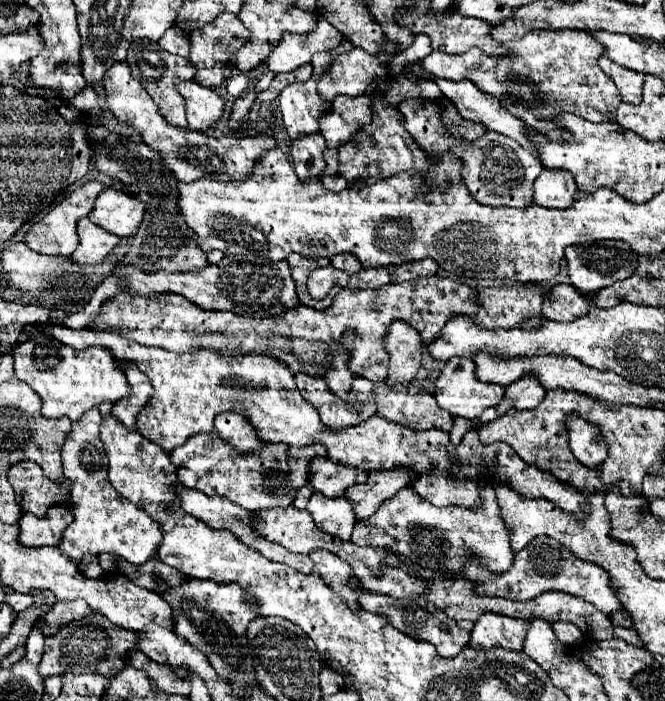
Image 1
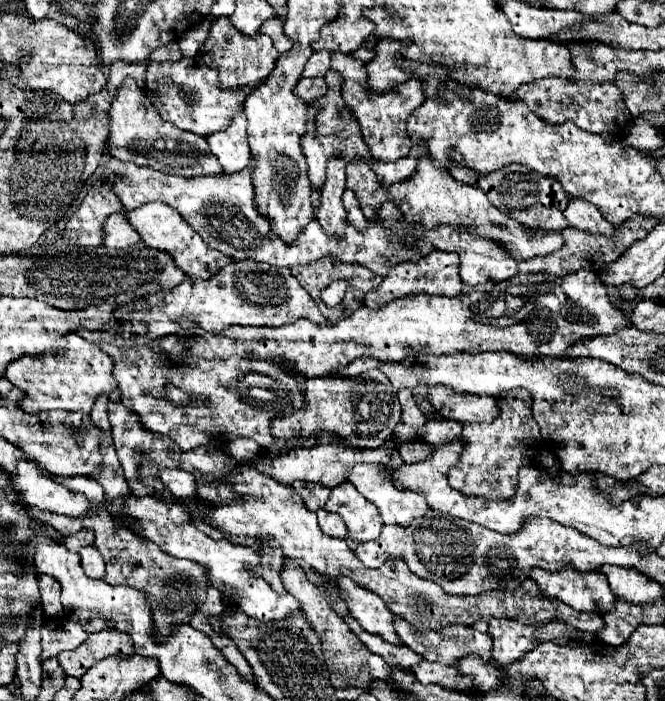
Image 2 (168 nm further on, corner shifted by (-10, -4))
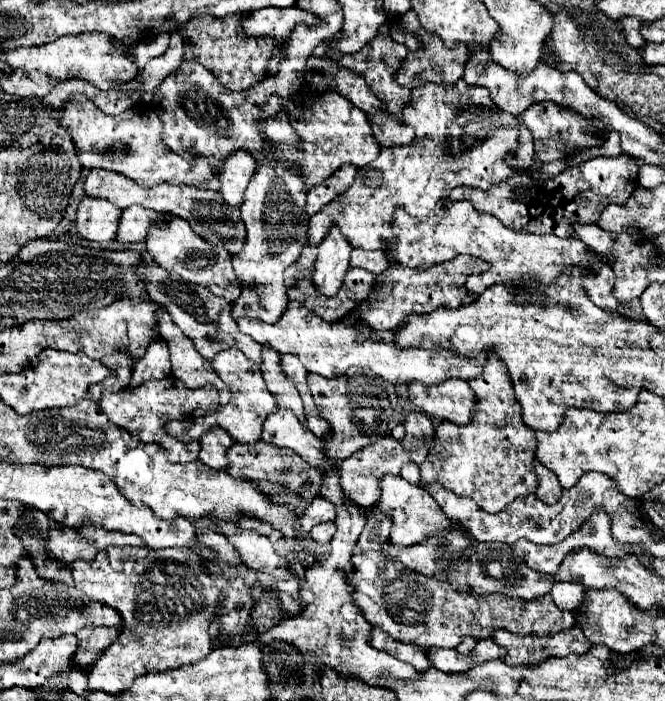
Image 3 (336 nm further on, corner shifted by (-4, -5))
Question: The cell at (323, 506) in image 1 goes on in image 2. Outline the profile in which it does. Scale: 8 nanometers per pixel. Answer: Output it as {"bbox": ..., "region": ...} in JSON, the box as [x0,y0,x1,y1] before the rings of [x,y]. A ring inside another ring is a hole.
{"bbox":[317,509,347,539],"region":[[[319,509],[317,517],[319,517],[319,527],[321,527],[323,533],[327,533],[329,537],[347,539],[347,529],[345,529],[345,523],[343,523],[343,519],[339,515],[327,513],[325,509]]]}

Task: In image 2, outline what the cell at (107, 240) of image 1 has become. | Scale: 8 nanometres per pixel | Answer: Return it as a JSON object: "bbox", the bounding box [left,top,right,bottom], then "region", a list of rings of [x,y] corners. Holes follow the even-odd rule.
{"bbox":[105,213,141,249],"region":[[[115,213],[105,221],[105,245],[113,249],[129,249],[131,245],[139,243],[141,237],[127,225],[125,213]]]}

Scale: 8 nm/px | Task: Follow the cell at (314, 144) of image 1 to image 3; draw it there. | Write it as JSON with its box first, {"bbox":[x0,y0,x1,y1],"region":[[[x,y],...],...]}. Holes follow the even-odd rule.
{"bbox":[313,224,351,296],"region":[[[331,224],[327,236],[319,244],[313,276],[317,290],[321,290],[325,296],[333,296],[341,288],[345,270],[349,268],[349,252],[351,246],[341,234],[341,228],[337,224]]]}

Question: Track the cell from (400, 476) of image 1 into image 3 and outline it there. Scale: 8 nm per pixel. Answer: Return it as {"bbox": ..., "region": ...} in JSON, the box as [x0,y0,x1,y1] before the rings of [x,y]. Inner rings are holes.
{"bbox":[301,498,337,534],"region":[[[315,498],[313,502],[311,502],[311,506],[305,510],[305,514],[303,514],[303,520],[301,520],[301,534],[309,534],[311,532],[311,528],[315,526],[315,524],[319,524],[319,522],[329,522],[329,520],[335,520],[335,516],[337,516],[337,512],[335,512],[335,504],[333,502],[329,502],[327,498]]]}

